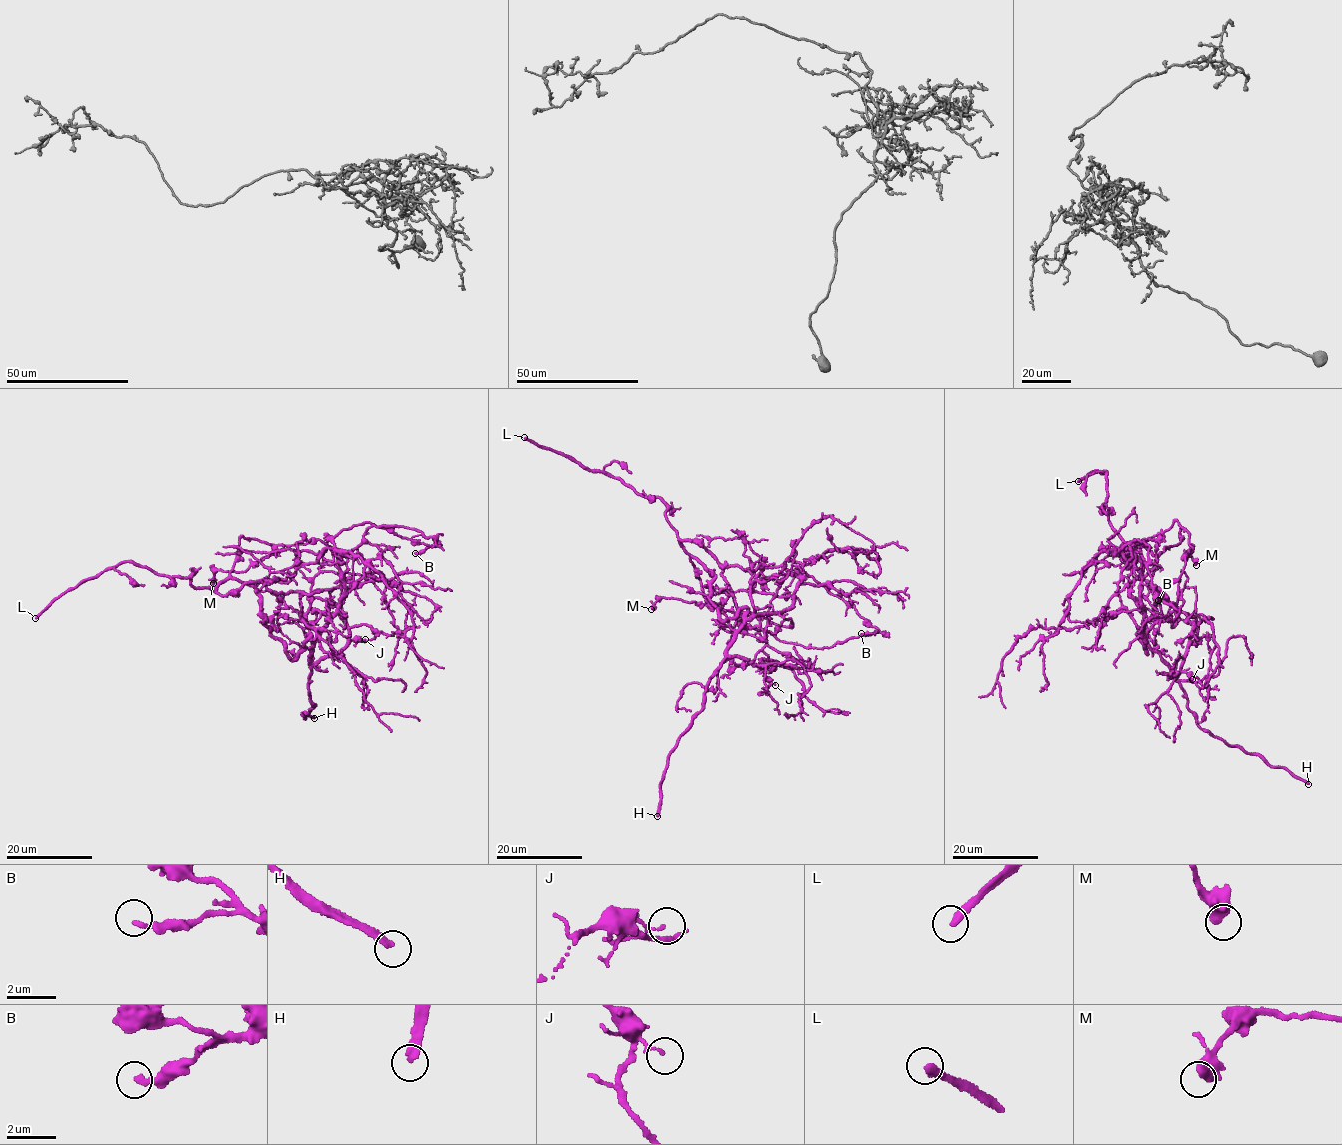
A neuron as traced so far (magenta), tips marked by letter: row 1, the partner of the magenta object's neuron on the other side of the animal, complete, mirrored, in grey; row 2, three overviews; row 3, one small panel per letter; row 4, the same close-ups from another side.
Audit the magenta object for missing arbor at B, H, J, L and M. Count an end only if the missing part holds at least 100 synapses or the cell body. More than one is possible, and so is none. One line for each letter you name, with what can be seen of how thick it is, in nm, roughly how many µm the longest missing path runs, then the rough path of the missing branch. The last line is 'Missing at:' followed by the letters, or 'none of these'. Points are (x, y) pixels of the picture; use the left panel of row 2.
H: 280 nm thick; about 50 µm are missing; missing branch runs (314, 718), (326, 742), (316, 724), (299, 709), (290, 688), (284, 646), (276, 640)
L: 360 nm thick; about 170 µm are missing
Missing at: H, L

